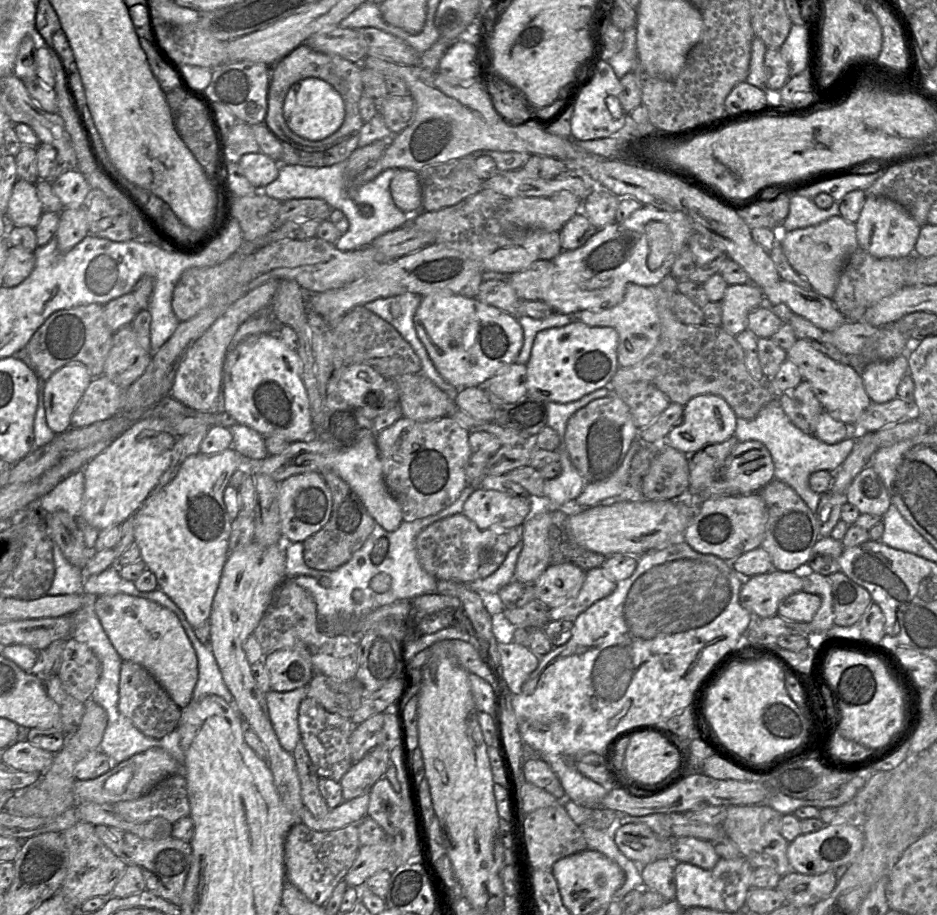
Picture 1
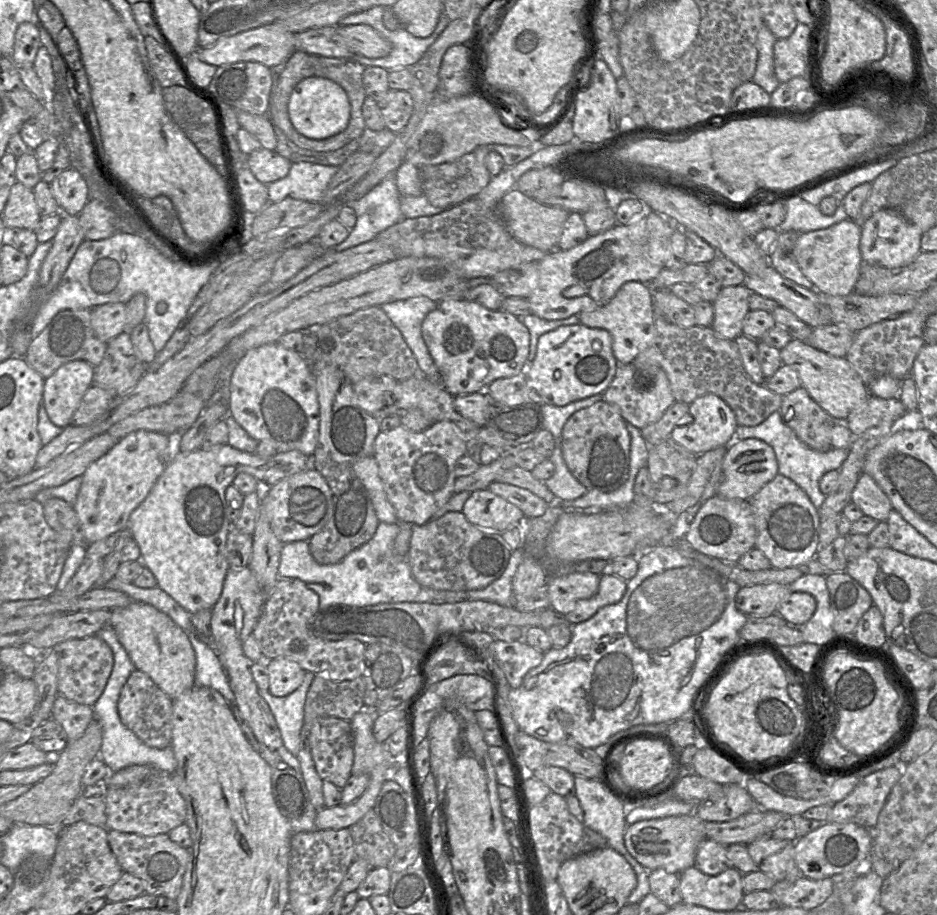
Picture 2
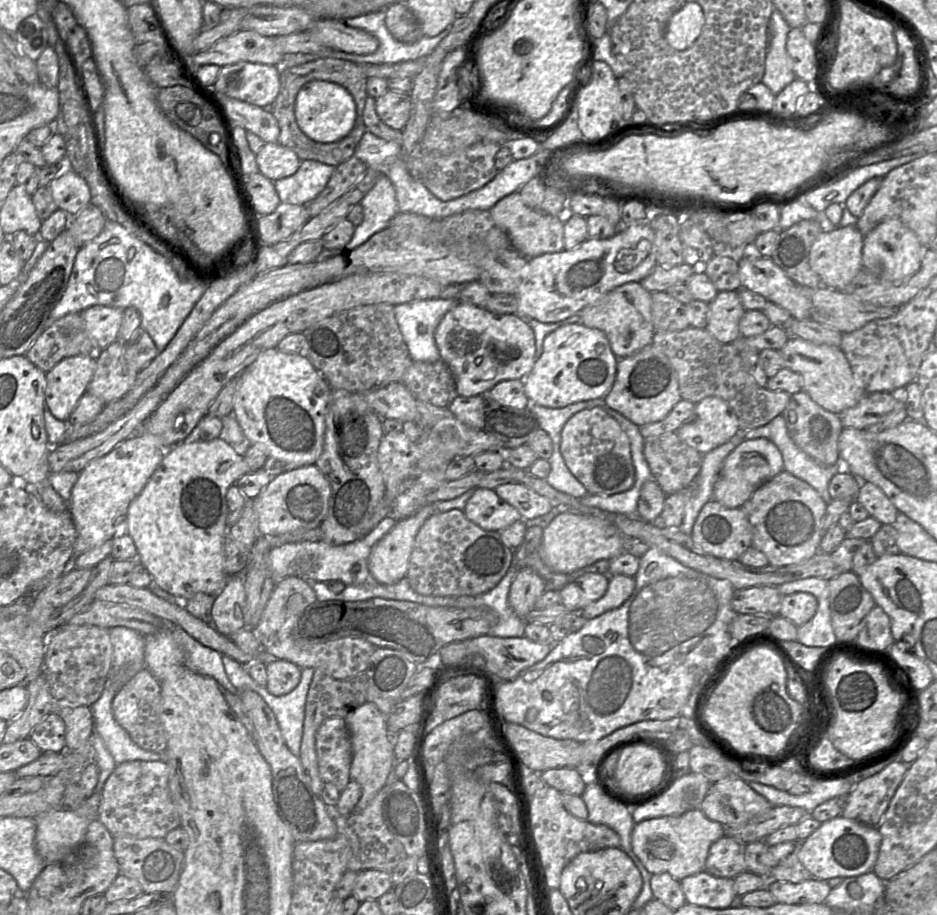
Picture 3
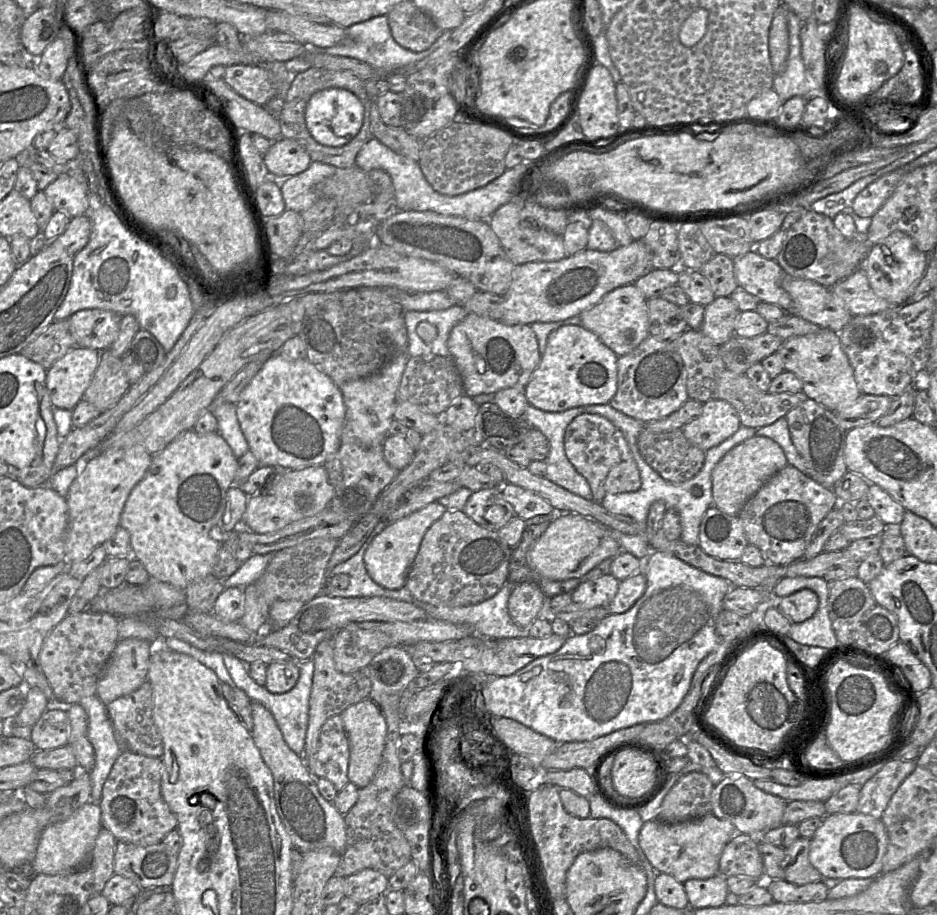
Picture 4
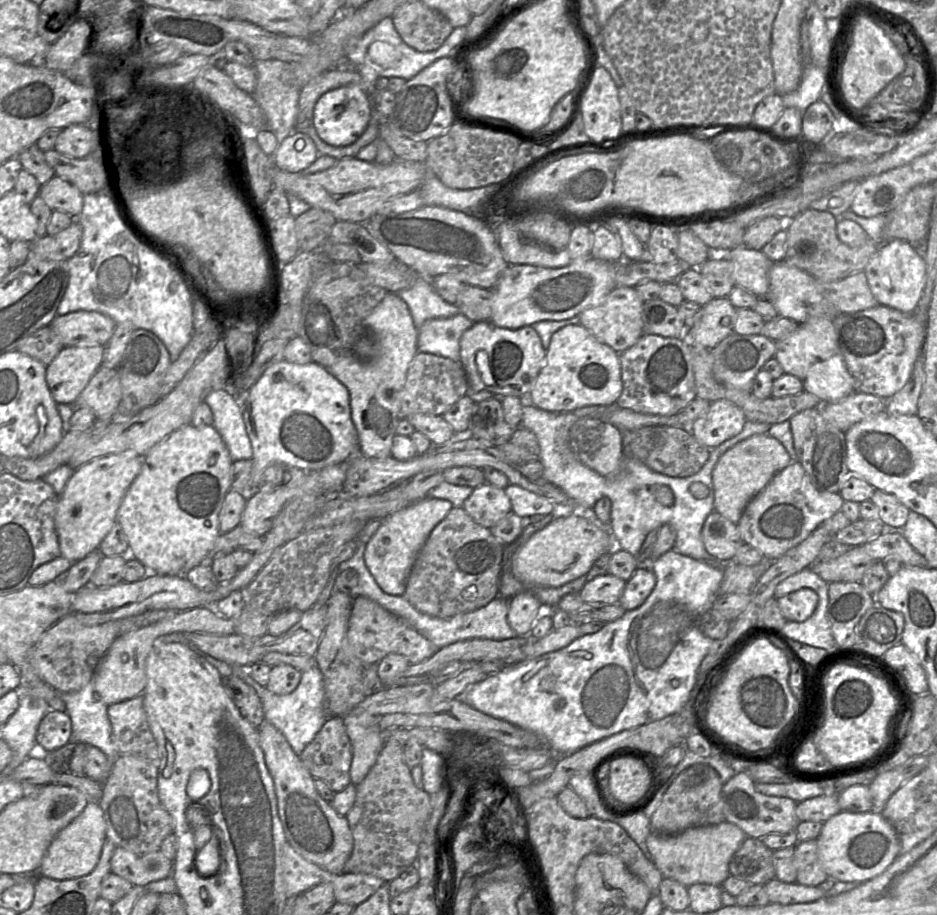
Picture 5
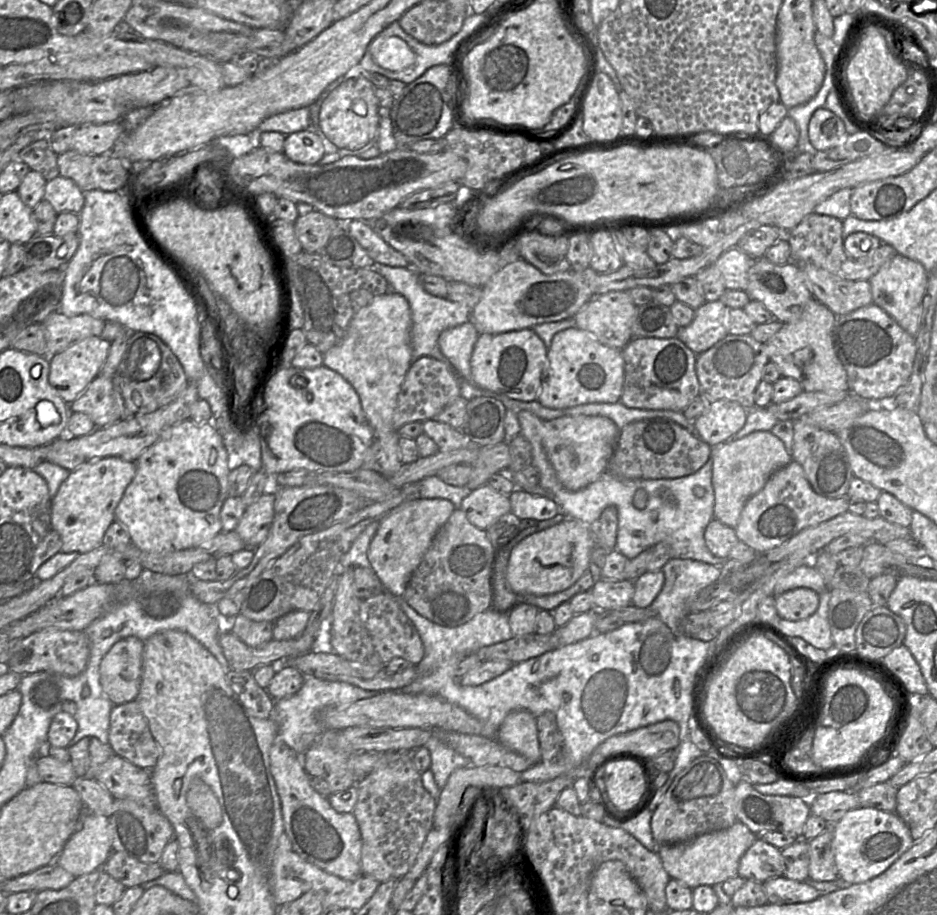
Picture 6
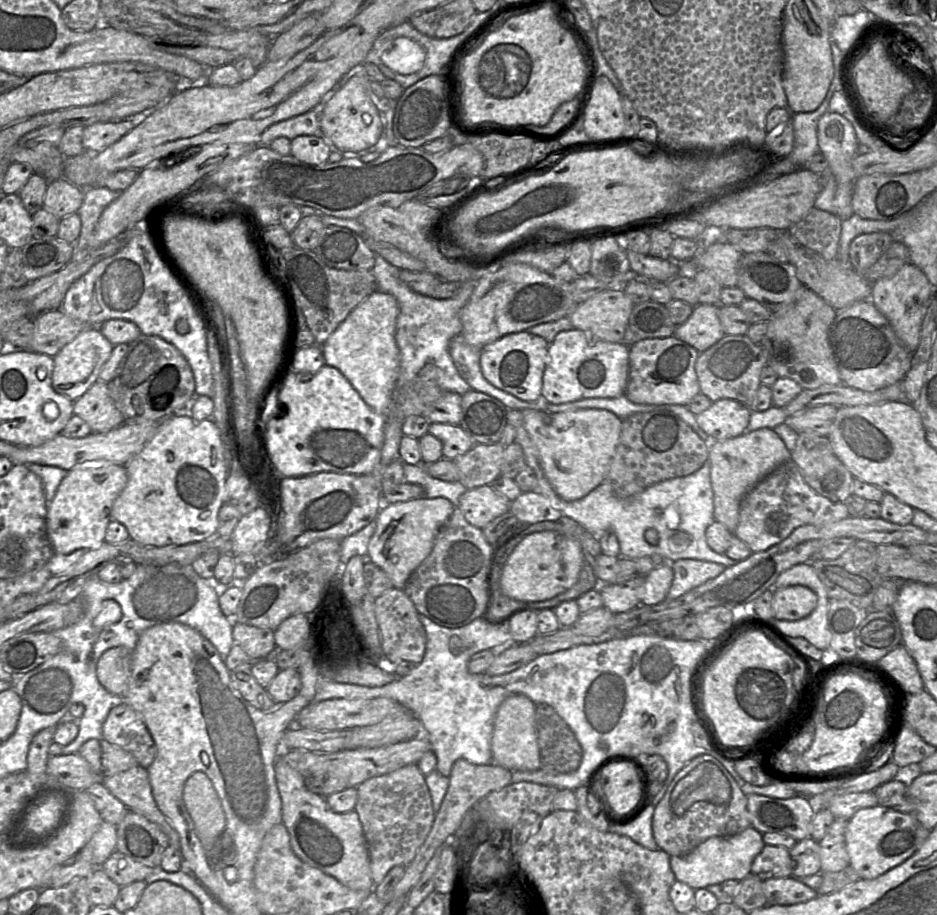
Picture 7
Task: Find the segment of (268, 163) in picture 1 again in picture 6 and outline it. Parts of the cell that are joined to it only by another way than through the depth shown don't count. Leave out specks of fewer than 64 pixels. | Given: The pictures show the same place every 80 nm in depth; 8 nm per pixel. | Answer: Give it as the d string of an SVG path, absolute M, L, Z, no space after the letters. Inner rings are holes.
M309 130L285 136L282 153L293 162L306 165L318 164L326 154L321 139Z

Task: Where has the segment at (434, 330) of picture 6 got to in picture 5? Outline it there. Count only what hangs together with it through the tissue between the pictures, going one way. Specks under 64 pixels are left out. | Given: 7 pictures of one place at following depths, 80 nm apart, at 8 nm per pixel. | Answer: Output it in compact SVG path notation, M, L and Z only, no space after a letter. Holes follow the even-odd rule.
M420 275L410 287L396 294L407 304L417 330L427 320L450 318L461 313L455 304L440 297L432 287L430 279Z

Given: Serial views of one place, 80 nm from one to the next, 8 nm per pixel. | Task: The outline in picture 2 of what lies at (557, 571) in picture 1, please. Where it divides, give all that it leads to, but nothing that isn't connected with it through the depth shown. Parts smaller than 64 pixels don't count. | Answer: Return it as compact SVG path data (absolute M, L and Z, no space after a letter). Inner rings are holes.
M570 573L549 578L545 587L550 608L566 615L570 613L578 600L596 595L600 575L594 573Z

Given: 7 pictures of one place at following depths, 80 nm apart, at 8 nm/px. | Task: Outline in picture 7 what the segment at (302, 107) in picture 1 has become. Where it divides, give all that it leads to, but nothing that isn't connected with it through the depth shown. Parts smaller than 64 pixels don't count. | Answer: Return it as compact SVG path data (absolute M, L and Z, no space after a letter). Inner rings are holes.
M363 76L351 77L326 103L321 114L321 128L341 151L359 152L375 146L382 133L379 110L365 89Z

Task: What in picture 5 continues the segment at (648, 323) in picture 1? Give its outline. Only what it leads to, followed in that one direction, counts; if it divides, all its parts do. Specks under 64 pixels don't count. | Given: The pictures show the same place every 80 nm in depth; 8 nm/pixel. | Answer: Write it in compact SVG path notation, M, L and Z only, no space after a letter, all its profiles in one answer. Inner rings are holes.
M615 287L599 305L587 308L579 314L580 325L598 340L622 353L643 335L643 304L634 287Z

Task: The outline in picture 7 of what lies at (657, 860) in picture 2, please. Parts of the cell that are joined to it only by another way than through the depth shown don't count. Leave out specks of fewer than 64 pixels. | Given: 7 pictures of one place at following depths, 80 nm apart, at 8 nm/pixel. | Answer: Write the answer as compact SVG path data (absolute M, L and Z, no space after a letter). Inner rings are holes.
M750 826L730 837L711 837L684 856L670 856L670 867L677 881L694 890L727 880L742 881L751 874L752 862L765 845L763 834Z

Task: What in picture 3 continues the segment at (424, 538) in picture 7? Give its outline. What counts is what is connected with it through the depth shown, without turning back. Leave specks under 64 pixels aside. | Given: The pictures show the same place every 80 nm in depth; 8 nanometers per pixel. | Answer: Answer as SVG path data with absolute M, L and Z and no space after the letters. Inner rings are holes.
M434 504L424 505L413 515L398 520L373 546L368 568L379 583L391 585L406 577L415 537L426 520L434 514Z

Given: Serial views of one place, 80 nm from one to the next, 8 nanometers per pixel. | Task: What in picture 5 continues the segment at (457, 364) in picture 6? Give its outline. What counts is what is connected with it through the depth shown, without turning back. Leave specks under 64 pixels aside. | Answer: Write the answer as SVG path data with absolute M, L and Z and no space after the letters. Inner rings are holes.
M462 313L450 318L427 320L418 329L417 349L460 361L460 338L473 323Z

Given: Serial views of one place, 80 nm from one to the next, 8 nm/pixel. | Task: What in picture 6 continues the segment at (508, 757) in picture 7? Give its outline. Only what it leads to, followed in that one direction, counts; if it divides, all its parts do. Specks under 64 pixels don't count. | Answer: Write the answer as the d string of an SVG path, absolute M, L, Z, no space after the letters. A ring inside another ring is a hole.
M529 711L510 712L500 724L495 738L503 746L529 759L532 765L541 761L536 717Z

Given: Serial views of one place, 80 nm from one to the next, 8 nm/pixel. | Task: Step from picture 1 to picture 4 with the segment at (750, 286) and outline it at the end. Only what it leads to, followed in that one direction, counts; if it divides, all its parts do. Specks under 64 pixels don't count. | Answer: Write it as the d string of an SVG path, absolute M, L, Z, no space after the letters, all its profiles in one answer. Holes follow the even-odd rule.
M716 297L705 307L700 331L721 346L735 336L735 322L740 311L730 297Z

